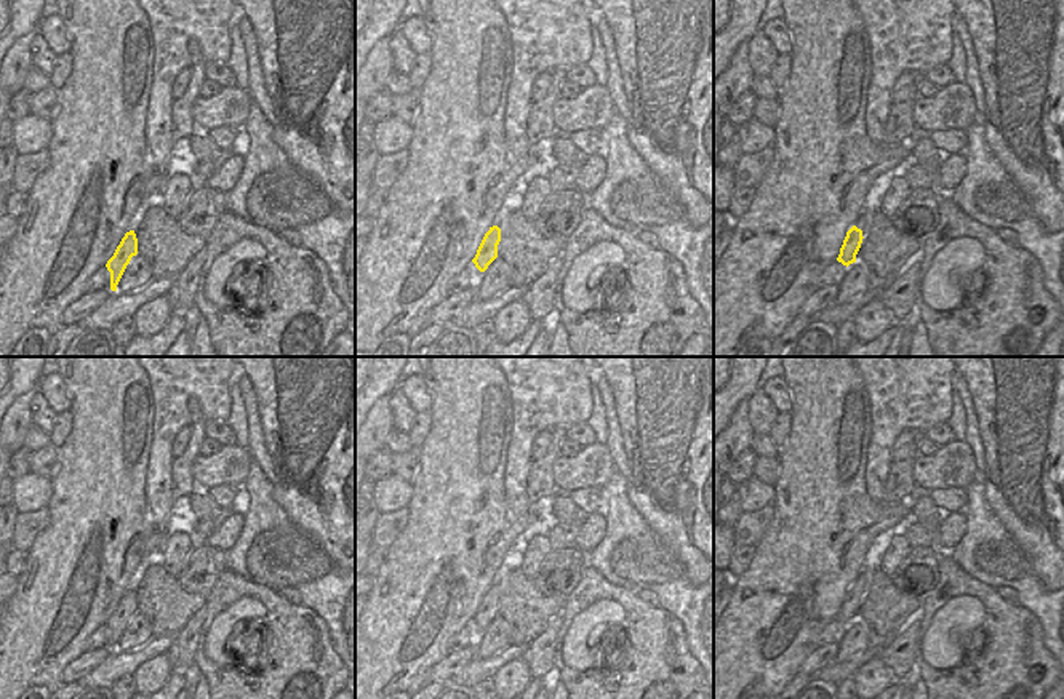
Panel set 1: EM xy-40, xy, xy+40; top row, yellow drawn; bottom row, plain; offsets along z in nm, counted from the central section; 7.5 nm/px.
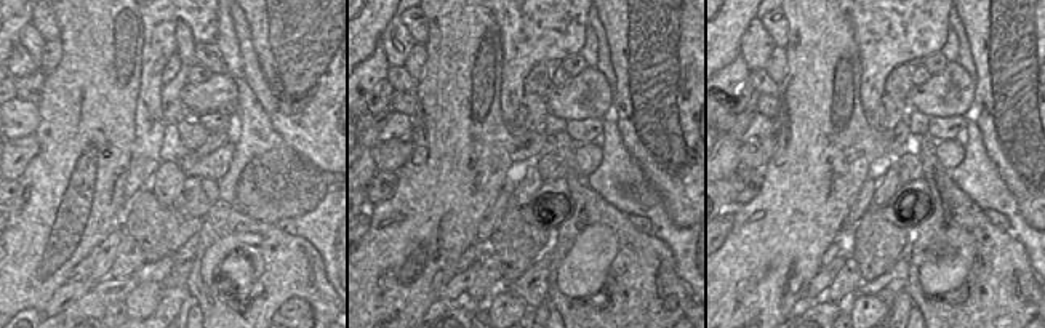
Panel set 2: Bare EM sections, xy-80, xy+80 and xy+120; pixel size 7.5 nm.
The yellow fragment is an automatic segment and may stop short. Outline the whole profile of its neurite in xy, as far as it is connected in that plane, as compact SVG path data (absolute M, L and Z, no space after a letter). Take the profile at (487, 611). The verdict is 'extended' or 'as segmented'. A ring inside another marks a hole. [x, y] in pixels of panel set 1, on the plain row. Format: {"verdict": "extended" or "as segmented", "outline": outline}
{"verdict": "extended", "outline": "M498 573L494 584L485 592L475 616L472 621L480 630L485 630L488 624L498 616L498 603L501 600L501 592L504 590L504 573Z"}

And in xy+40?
{"verdict": "extended", "outline": "M862 569L853 585L846 590L840 613L837 616L843 624L856 621L856 613L861 606L862 597L867 593L867 589L872 582L872 574L875 569Z"}

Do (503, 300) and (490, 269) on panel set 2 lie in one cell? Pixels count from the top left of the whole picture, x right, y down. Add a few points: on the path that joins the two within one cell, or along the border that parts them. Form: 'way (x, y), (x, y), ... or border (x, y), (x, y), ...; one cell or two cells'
border (498, 288), (484, 304); two cells

